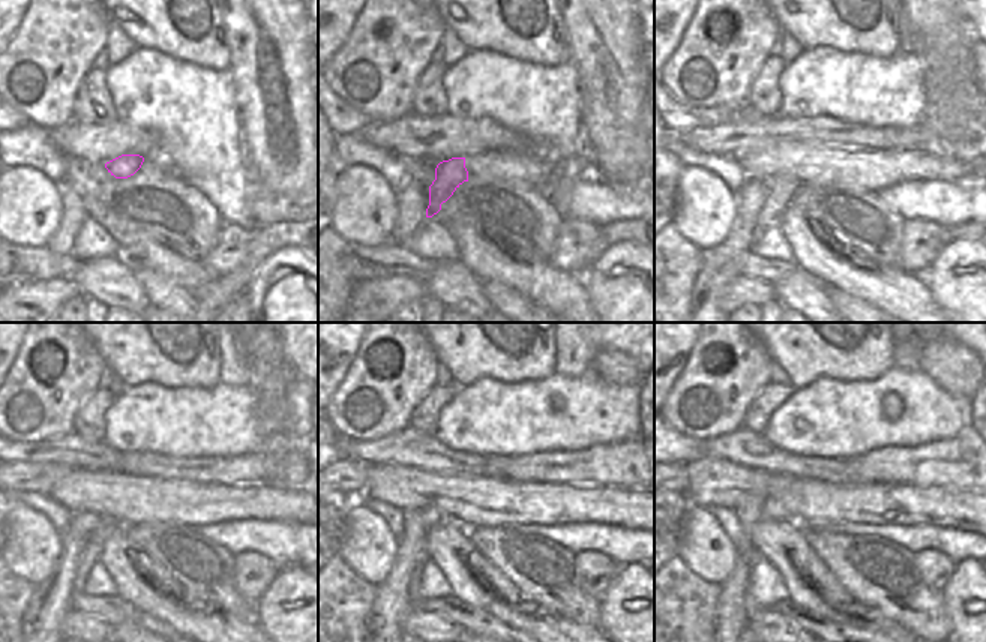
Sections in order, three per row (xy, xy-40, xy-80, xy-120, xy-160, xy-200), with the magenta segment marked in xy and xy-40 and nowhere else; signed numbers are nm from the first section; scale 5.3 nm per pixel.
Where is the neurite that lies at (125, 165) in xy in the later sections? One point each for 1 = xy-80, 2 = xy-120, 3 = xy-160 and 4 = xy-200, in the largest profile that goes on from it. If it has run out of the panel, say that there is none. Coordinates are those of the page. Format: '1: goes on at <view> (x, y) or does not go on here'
1: goes on at xy-80 (781, 188)
2: goes on at xy-120 (95, 540)
3: goes on at xy-160 (414, 582)
4: goes on at xy-200 (751, 609)

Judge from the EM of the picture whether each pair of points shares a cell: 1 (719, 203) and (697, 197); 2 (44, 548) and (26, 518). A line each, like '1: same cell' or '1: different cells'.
1: same cell
2: same cell

